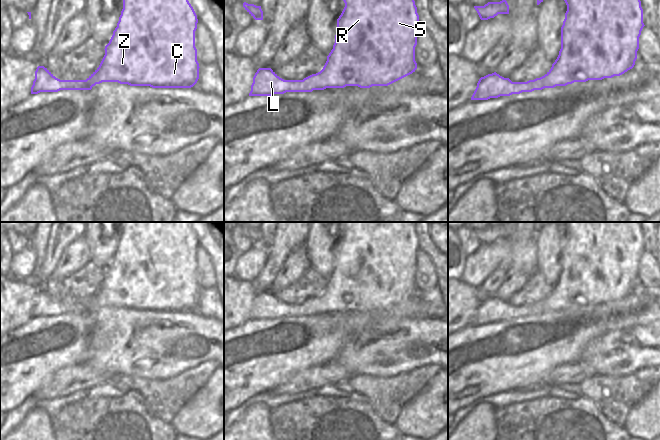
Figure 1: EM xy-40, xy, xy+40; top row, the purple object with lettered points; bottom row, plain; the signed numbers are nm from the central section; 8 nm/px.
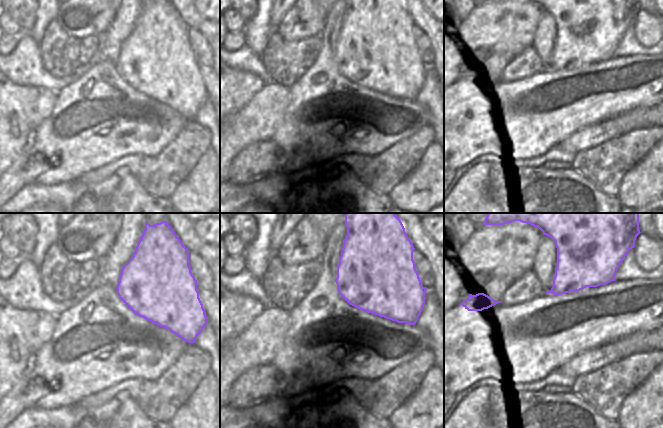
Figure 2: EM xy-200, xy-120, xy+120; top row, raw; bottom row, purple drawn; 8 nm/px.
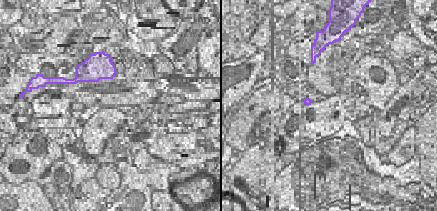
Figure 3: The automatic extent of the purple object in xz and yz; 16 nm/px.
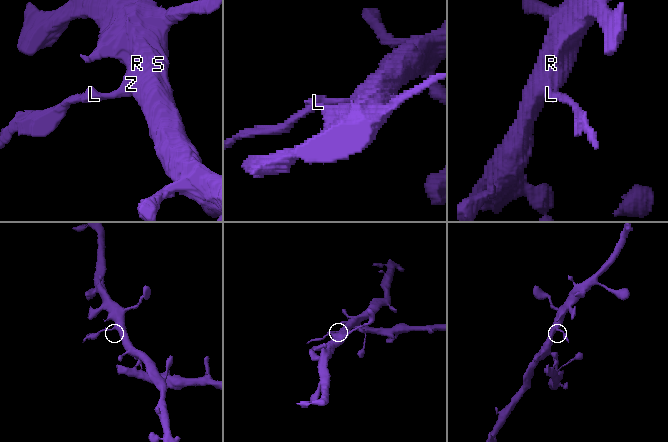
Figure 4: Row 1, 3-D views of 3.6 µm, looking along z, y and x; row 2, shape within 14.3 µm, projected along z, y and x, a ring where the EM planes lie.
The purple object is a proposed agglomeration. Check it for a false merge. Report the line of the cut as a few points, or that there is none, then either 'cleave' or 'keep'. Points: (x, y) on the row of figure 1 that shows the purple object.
xy (303, 79), (311, 82), (313, 89) | cleave

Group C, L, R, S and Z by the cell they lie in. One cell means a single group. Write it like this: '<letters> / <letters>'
C R S Z / L

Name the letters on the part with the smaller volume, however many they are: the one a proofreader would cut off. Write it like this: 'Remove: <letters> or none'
Remove: L

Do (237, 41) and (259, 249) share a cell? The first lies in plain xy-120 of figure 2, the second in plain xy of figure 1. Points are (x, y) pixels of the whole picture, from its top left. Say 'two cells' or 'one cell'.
one cell

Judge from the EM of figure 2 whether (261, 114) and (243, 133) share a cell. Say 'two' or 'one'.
one

